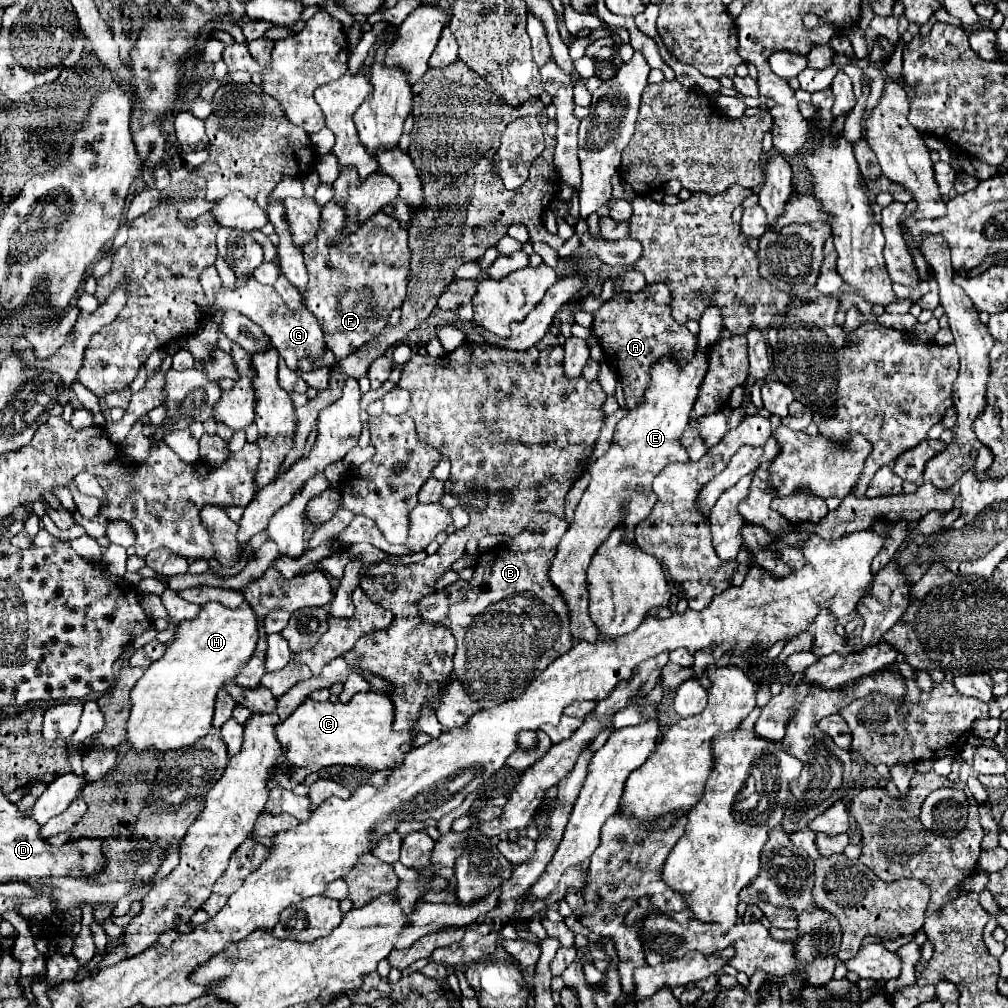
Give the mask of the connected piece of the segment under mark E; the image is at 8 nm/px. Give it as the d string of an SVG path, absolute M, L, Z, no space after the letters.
M709 306L705 310L705 314L701 316L699 320L699 326L701 326L701 332L697 336L697 354L693 356L693 360L689 360L687 364L679 366L675 360L671 358L663 358L659 362L655 362L651 366L651 382L645 390L645 402L633 410L633 412L627 412L621 422L615 426L615 434L613 434L613 440L611 440L611 448L609 452L603 456L603 458L597 458L591 466L589 466L589 474L591 474L591 482L585 490L585 494L581 496L577 508L575 508L575 516L571 520L571 526L569 530L563 534L559 546L557 546L557 554L551 562L551 568L549 568L549 580L553 582L553 586L557 586L557 590L561 592L561 598L565 598L565 606L569 608L569 618L571 618L571 630L581 630L581 634L577 636L579 640L597 640L599 634L597 634L597 626L593 626L593 620L589 618L589 612L587 612L587 568L589 568L589 562L593 558L593 554L597 552L597 548L605 542L605 538L609 536L609 532L621 522L621 506L623 504L629 504L631 510L627 510L623 522L627 522L627 532L633 532L635 526L649 516L653 504L657 502L657 494L653 494L651 490L651 482L653 478L669 464L669 462L687 462L689 456L685 452L685 448L681 448L679 444L679 438L683 434L683 430L687 428L689 424L689 412L693 408L693 402L697 398L697 392L699 392L699 384L705 376L705 370L707 370L707 350L709 346L713 346L715 342L721 340L721 310L717 306Z

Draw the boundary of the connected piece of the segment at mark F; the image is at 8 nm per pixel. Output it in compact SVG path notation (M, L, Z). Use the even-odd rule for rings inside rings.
M327 202L321 212L317 236L303 246L305 266L309 272L305 306L317 316L327 348L337 358L349 356L387 326L389 312L399 308L405 300L405 288L411 274L411 250L407 246L409 234L395 216L377 212L365 220L357 232L349 234L341 246L327 246L327 240L339 234L343 224L343 210L335 202ZM351 292L361 294L363 298L355 300L351 298Z

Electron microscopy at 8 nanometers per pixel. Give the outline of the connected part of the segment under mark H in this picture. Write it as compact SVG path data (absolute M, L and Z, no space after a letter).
M209 602L203 606L195 620L187 620L179 626L175 638L167 642L165 654L145 668L145 674L137 680L131 690L131 714L127 722L127 742L141 754L143 750L155 750L155 758L163 760L167 752L179 750L203 738L213 724L215 696L223 688L225 680L233 680L239 668L251 658L257 644L257 616L243 604L237 610L229 610L219 602Z

